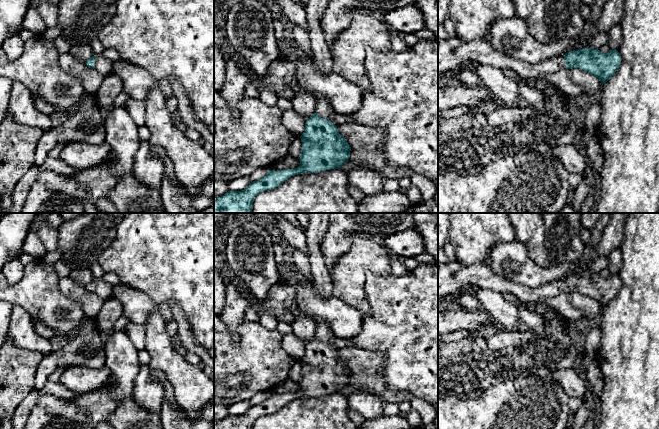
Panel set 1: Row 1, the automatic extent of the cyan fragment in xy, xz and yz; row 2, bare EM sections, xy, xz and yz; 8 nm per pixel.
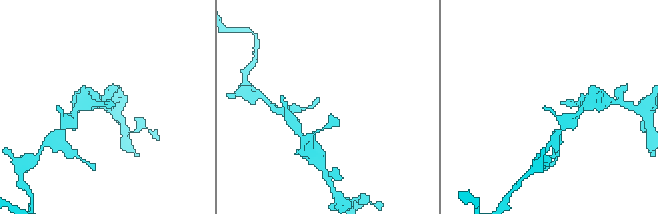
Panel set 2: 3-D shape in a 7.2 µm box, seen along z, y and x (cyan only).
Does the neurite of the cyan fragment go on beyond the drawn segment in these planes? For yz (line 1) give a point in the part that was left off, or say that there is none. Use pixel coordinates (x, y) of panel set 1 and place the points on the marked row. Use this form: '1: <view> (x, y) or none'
1: yz (452, 53)

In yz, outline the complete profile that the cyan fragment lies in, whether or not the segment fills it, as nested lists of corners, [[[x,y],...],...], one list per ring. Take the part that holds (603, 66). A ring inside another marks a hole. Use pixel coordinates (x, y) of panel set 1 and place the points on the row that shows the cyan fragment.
[[[450,37],[438,42],[438,75],[447,74],[467,63],[490,65],[501,71],[510,69],[522,79],[536,79],[561,69],[579,68],[596,76],[603,85],[617,71],[621,56],[617,50],[604,54],[598,49],[584,47],[531,64],[499,52],[482,41],[461,42],[456,37]]]

